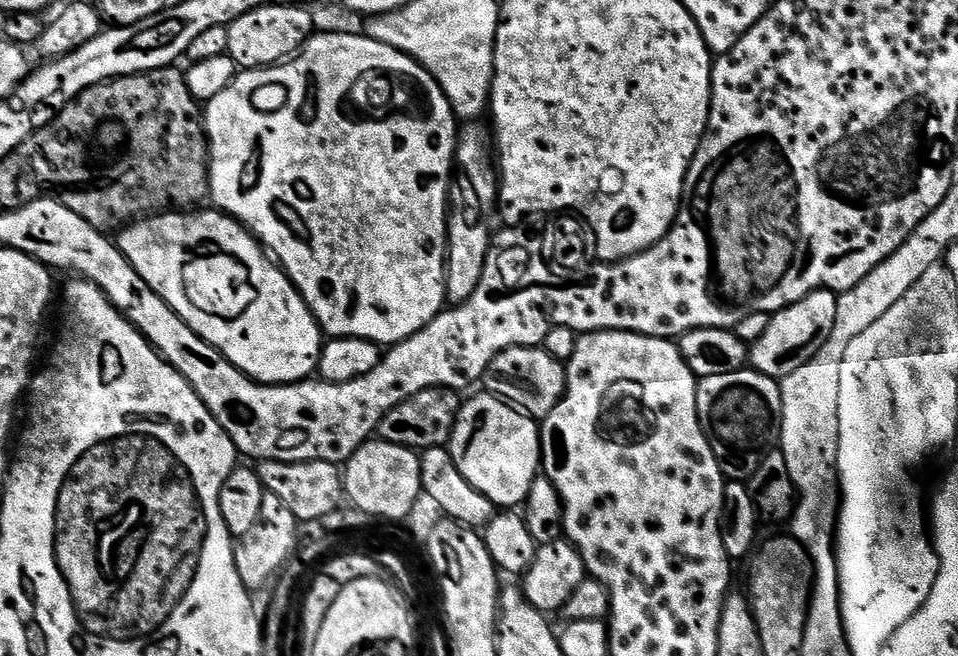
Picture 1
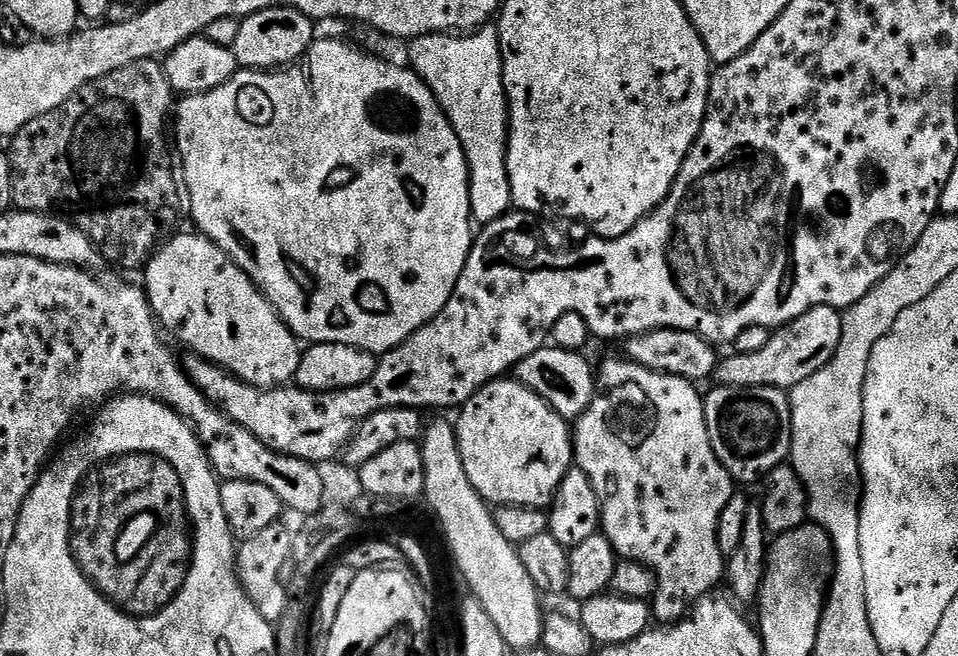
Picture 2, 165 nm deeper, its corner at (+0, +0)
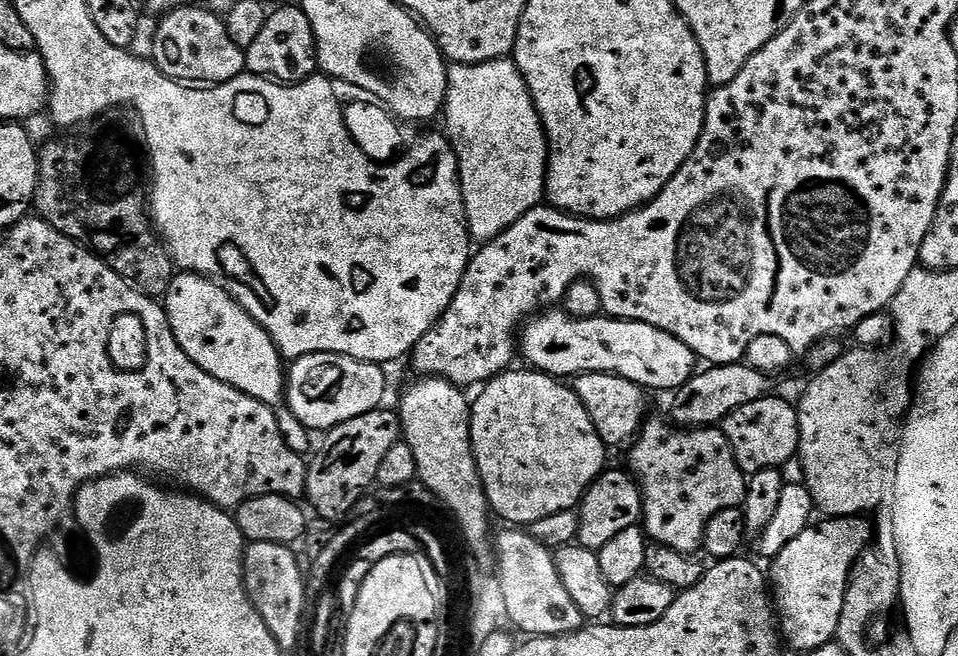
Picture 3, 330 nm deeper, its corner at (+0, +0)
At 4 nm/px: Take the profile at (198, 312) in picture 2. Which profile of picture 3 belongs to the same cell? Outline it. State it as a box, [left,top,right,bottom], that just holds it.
[162,271,313,457]

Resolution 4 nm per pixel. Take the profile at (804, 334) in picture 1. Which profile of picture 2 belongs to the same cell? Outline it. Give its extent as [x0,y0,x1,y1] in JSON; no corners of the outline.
[714,306,843,390]

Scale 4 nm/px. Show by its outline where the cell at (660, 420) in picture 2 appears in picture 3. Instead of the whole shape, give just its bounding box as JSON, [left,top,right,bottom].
[630,419,748,554]

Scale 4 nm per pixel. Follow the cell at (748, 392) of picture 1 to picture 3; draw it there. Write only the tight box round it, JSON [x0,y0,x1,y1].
[722,394,800,474]

